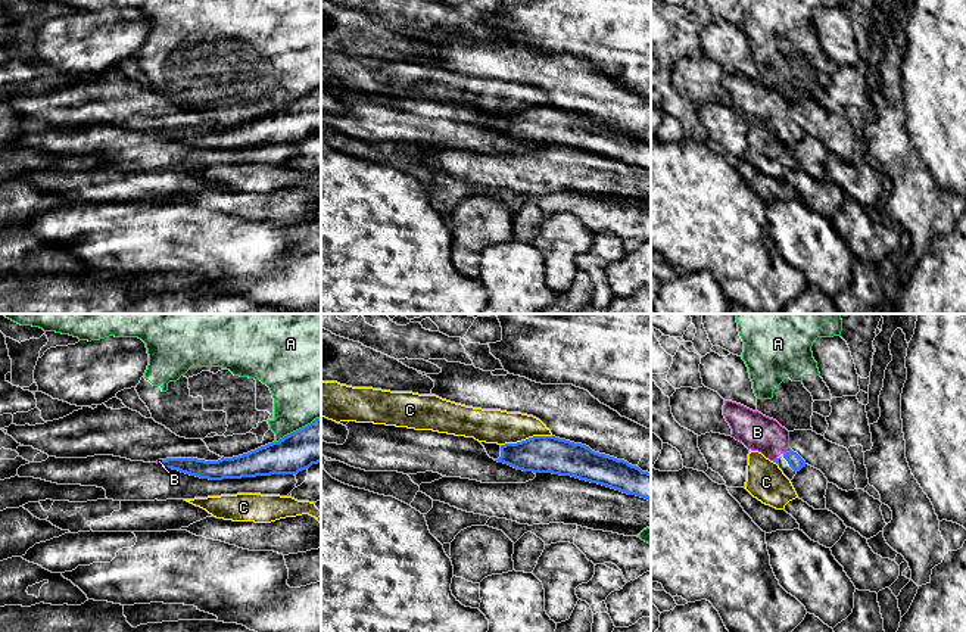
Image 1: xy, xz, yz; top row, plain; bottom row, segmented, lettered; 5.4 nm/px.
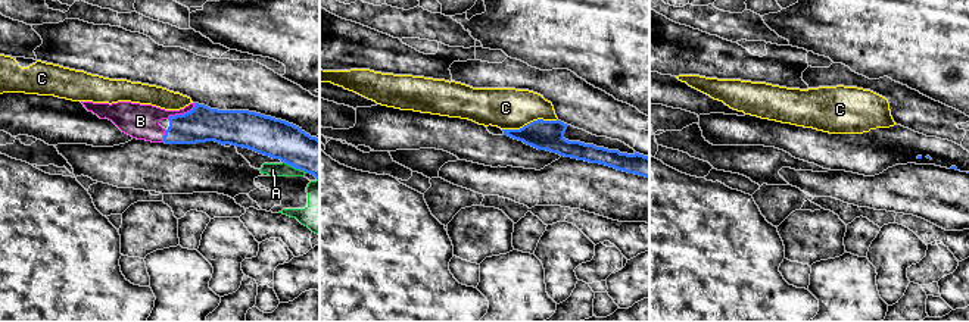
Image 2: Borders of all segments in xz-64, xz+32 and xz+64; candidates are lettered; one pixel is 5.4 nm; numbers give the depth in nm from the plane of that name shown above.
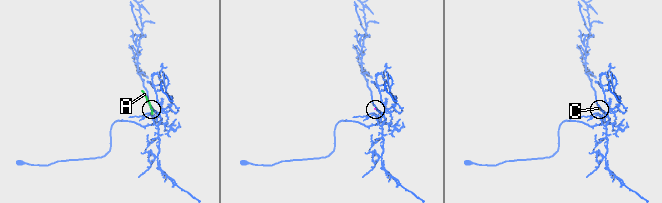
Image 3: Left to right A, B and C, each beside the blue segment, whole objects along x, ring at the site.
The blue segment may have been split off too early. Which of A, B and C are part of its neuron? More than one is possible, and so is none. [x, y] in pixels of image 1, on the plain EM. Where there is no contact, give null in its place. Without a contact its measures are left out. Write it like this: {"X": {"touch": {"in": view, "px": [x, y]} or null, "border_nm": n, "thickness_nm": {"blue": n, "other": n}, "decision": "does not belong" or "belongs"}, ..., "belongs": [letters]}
{"A": {"touch": {"in": "xy", "px": [296, 100]}, "border_nm": 300, "thickness_nm": {"blue": 220, "other": 360}, "decision": "does not belong"}, "B": {"touch": {"in": "yz", "px": [788, 123]}, "border_nm": 60, "thickness_nm": {"blue": 80, "other": 200}, "decision": "belongs"}, "C": {"touch": {"in": "xz", "px": [526, 109]}, "border_nm": 280, "thickness_nm": {"blue": 200, "other": 190}, "decision": "does not belong"}, "belongs": ["B"]}

